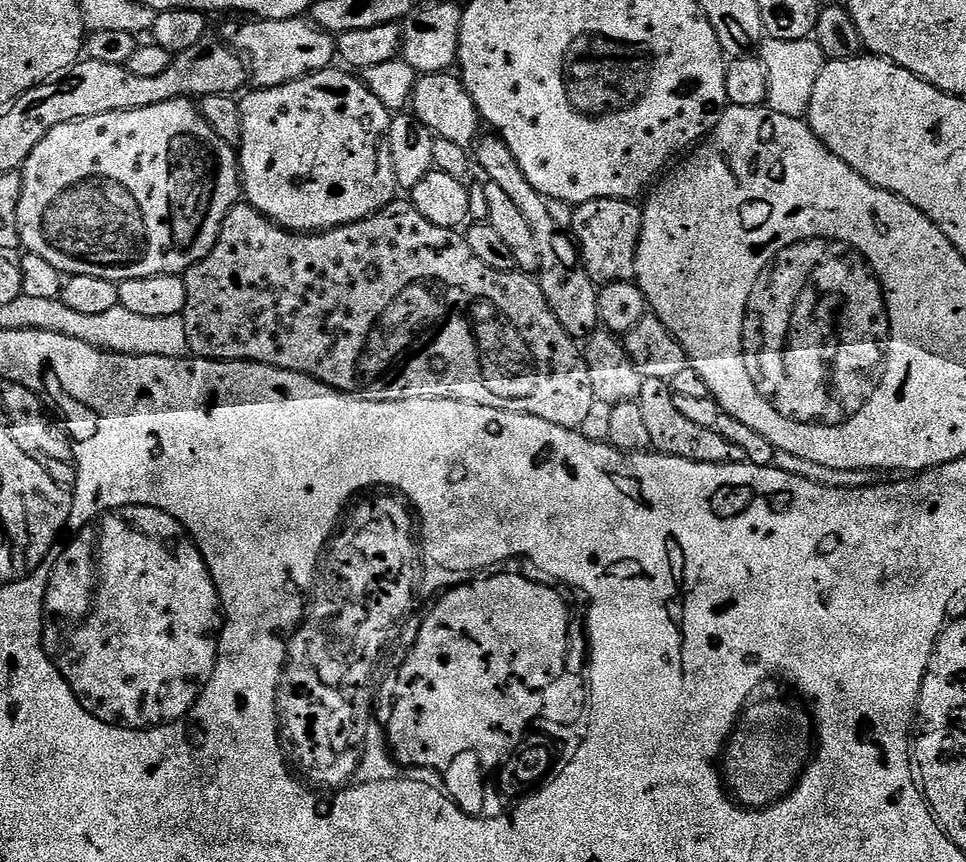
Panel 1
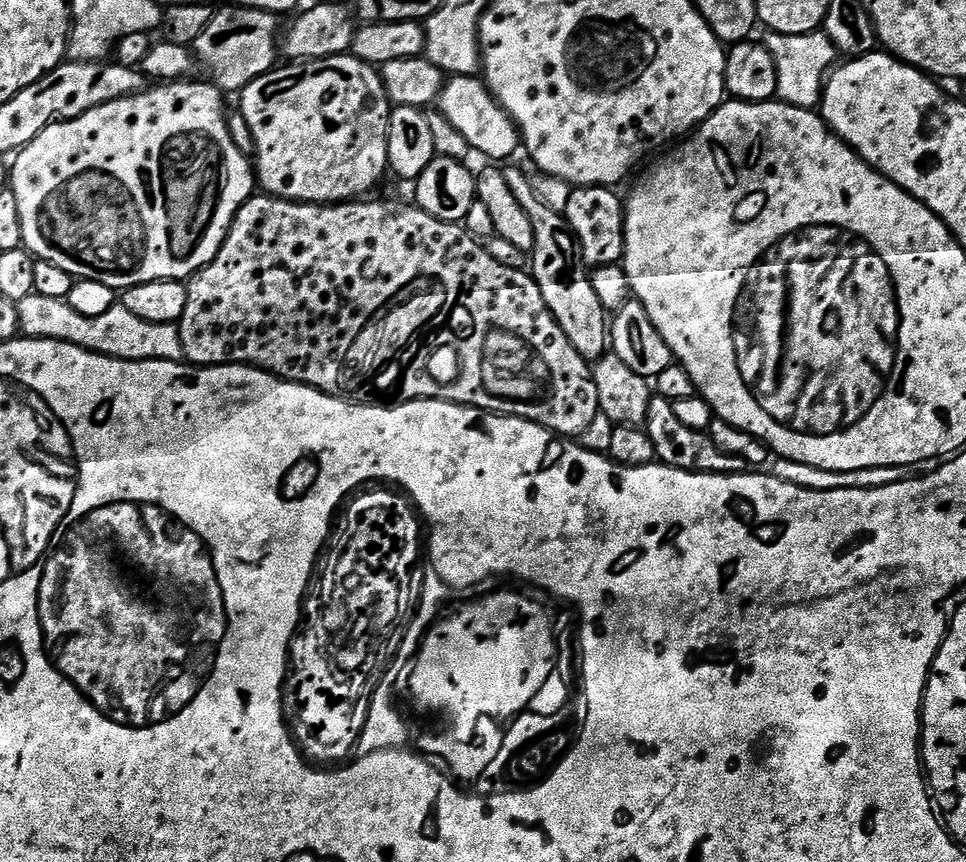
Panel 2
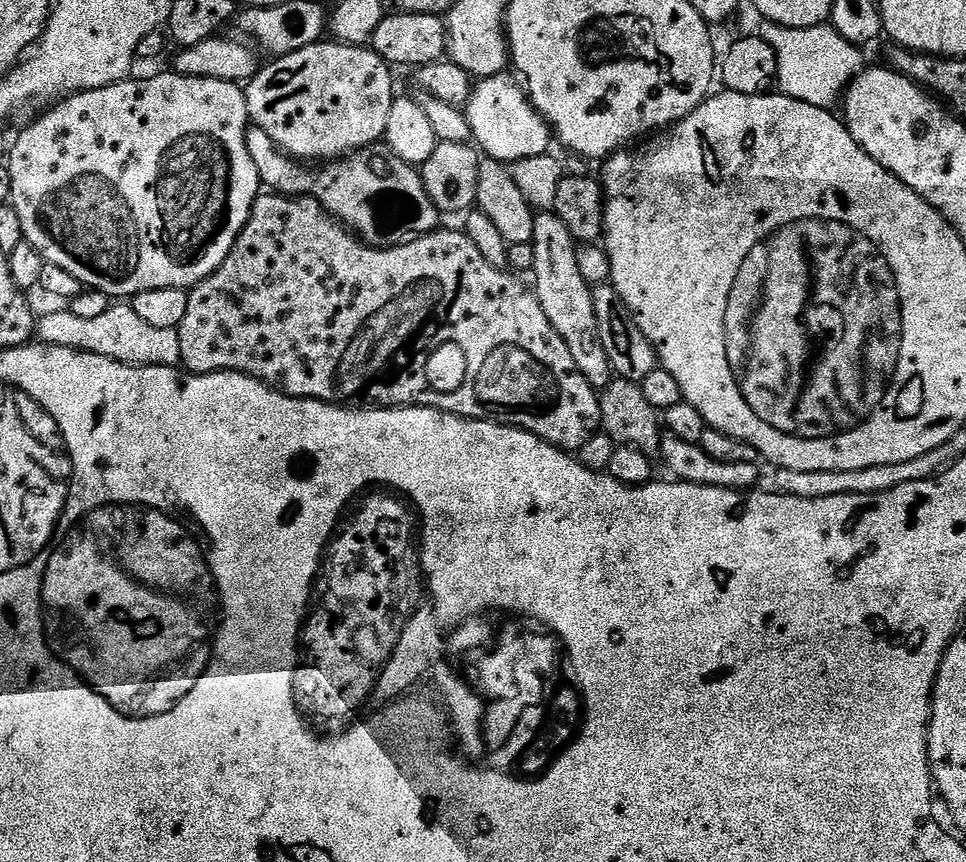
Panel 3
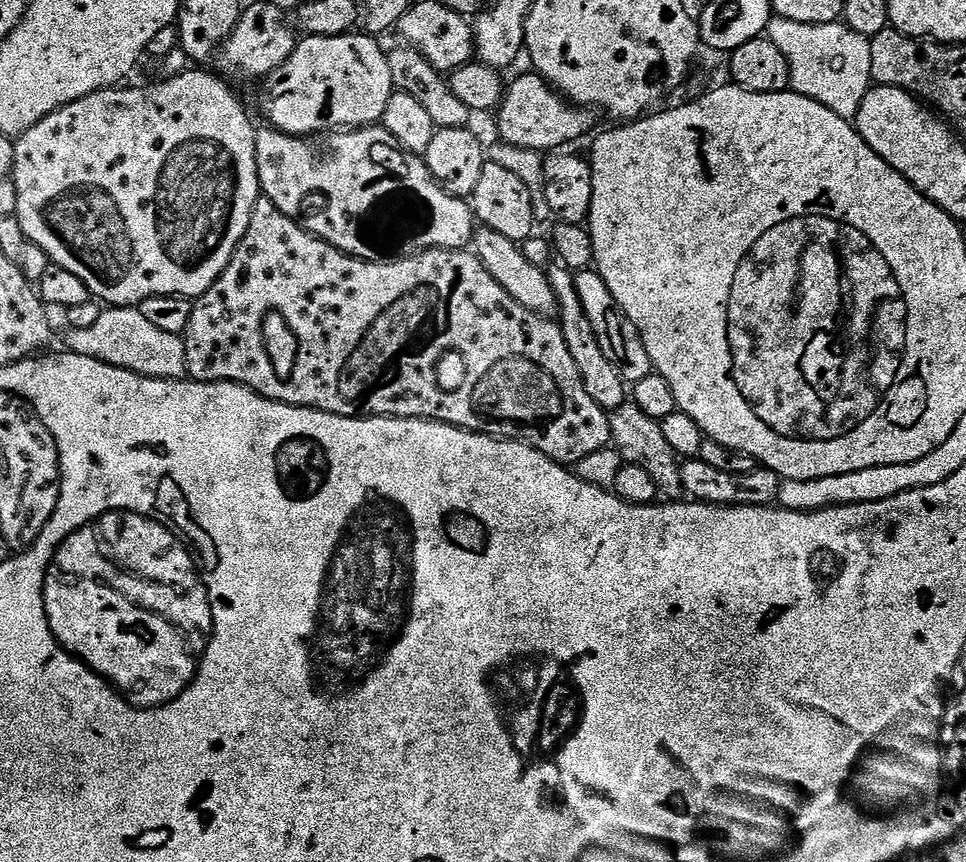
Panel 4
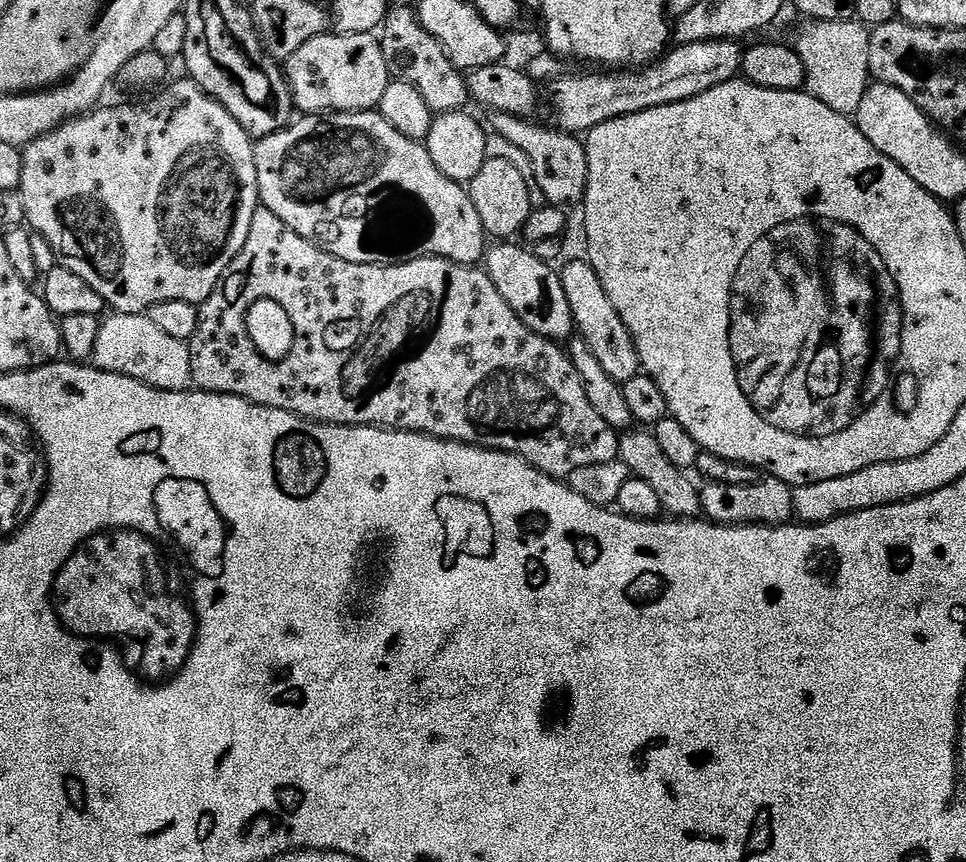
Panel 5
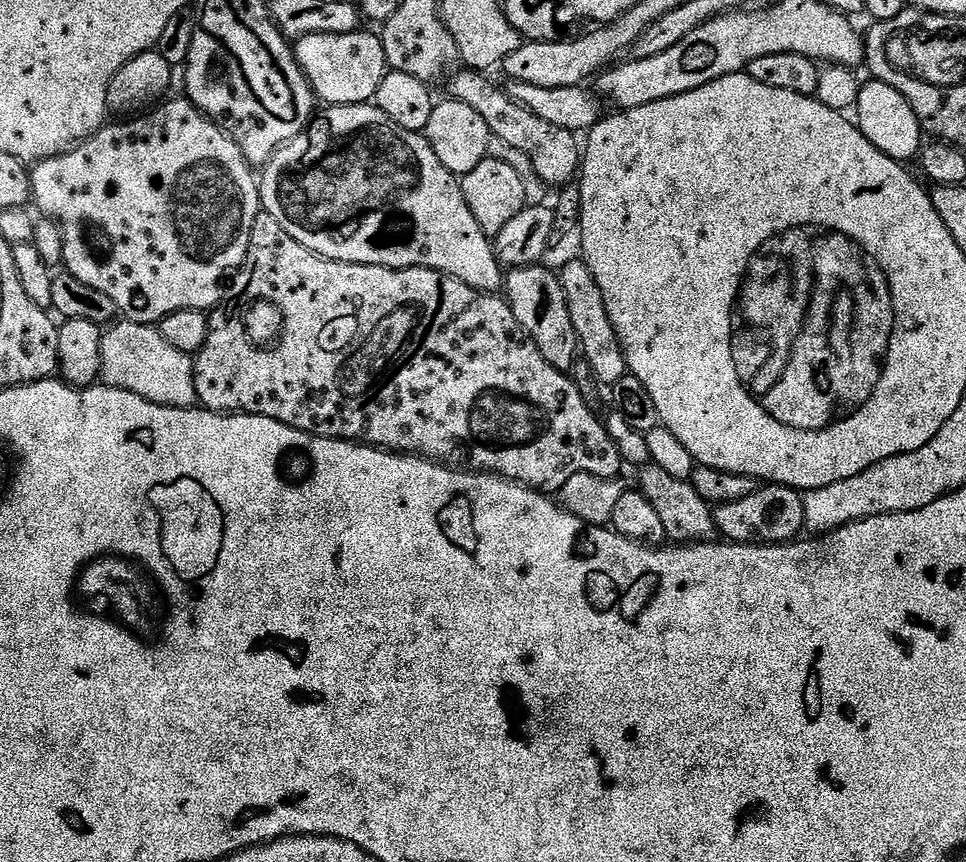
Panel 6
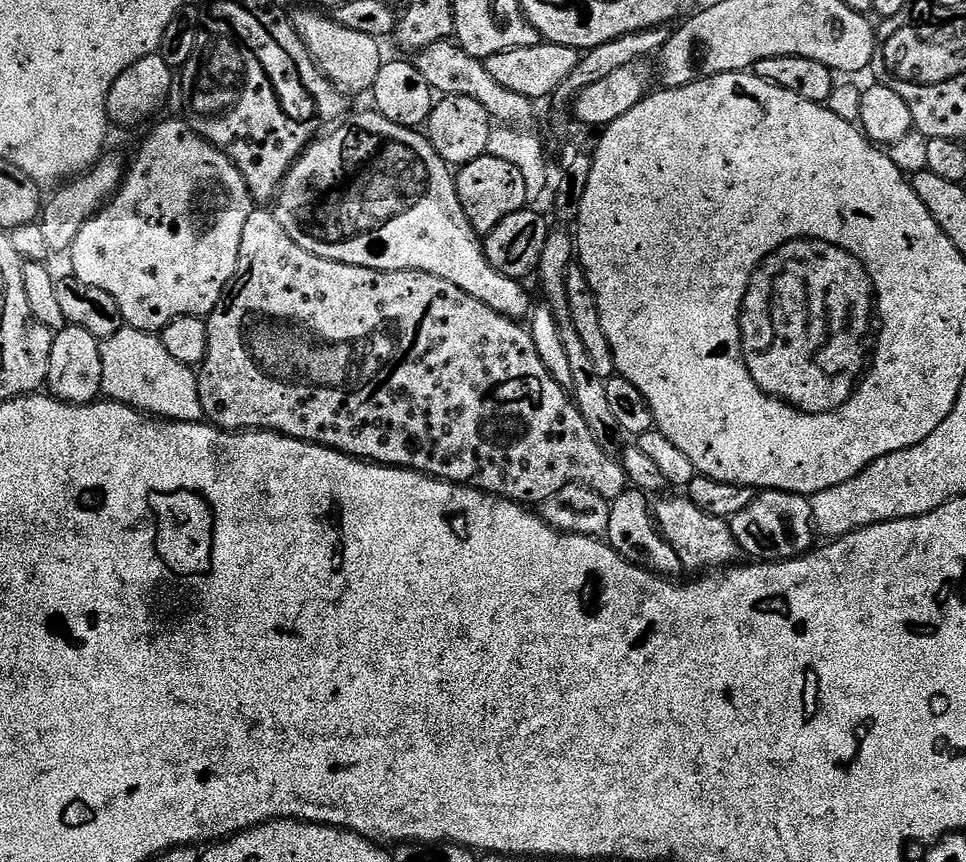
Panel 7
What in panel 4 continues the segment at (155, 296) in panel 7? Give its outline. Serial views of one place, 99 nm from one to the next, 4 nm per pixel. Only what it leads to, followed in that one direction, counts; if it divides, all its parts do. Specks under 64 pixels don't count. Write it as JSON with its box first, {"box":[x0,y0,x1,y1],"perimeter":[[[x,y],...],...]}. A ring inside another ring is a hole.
{"box":[10,72,261,308],"perimeter":[[[184,72],[181,76],[172,76],[169,80],[160,80],[157,84],[148,84],[145,88],[117,86],[103,88],[101,92],[91,92],[78,98],[58,110],[54,110],[42,122],[30,126],[20,136],[15,137],[14,166],[10,179],[18,190],[16,217],[24,231],[24,239],[34,246],[46,250],[49,261],[62,270],[70,270],[77,278],[86,282],[89,293],[97,301],[117,308],[139,306],[146,298],[155,296],[201,296],[216,279],[224,273],[232,261],[236,247],[250,226],[250,214],[256,201],[261,199],[260,179],[256,165],[256,134],[252,120],[244,109],[244,104],[219,80],[208,72]]]}

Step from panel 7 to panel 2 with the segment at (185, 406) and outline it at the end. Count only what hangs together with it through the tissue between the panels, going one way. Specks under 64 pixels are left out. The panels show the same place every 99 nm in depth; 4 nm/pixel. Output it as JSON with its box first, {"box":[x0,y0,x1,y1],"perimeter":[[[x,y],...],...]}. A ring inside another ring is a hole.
{"box":[16,295,184,360],"perimeter":[[[30,295],[16,305],[19,335],[29,340],[61,340],[91,352],[119,360],[184,360],[180,329],[176,324],[146,322],[123,306],[106,310],[98,318],[86,318],[69,306],[67,300]]]}

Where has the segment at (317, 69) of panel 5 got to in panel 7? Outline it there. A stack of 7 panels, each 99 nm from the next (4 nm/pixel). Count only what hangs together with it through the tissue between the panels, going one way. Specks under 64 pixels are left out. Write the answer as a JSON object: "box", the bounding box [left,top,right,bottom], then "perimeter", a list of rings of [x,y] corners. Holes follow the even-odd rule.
{"box":[290,12,382,94],"perimeter":[[[296,12],[291,13],[290,19],[298,38],[331,84],[345,94],[367,93],[371,89],[382,63],[381,41],[370,38],[370,34],[358,34],[358,30],[346,30],[346,26],[328,14],[319,16],[316,12]]]}

